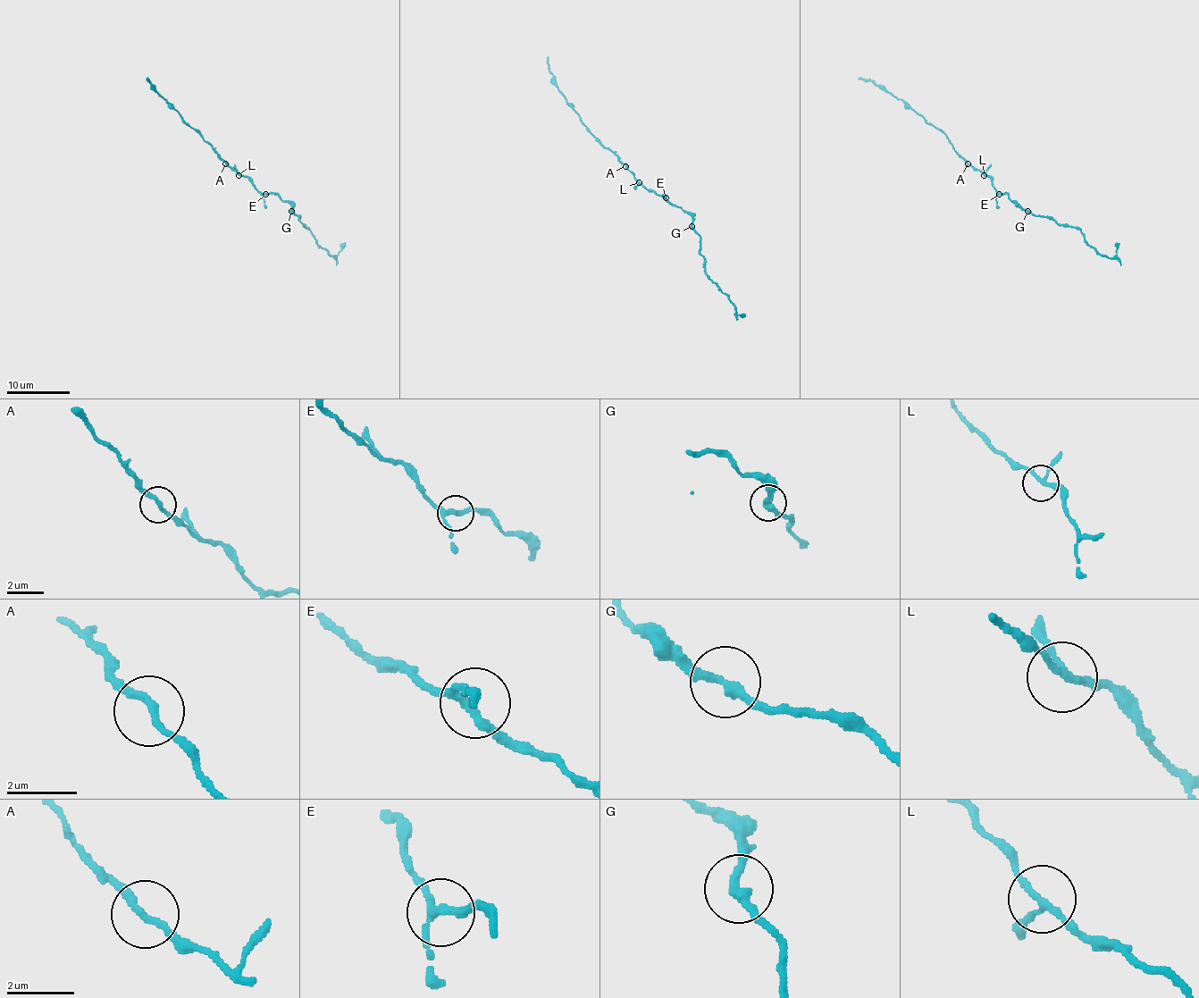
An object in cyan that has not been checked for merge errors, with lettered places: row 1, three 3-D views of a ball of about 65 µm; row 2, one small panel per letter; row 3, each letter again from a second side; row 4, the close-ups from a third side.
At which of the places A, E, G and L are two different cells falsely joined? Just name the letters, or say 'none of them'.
none of them

